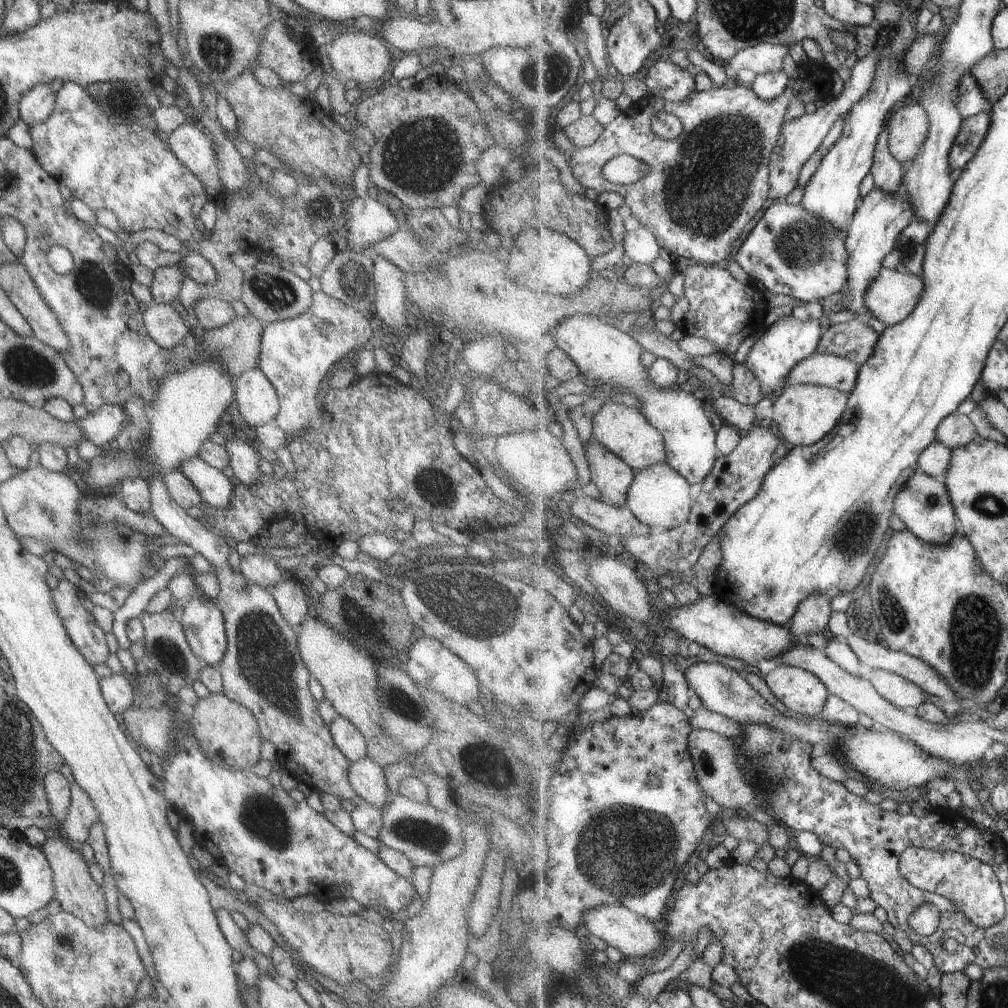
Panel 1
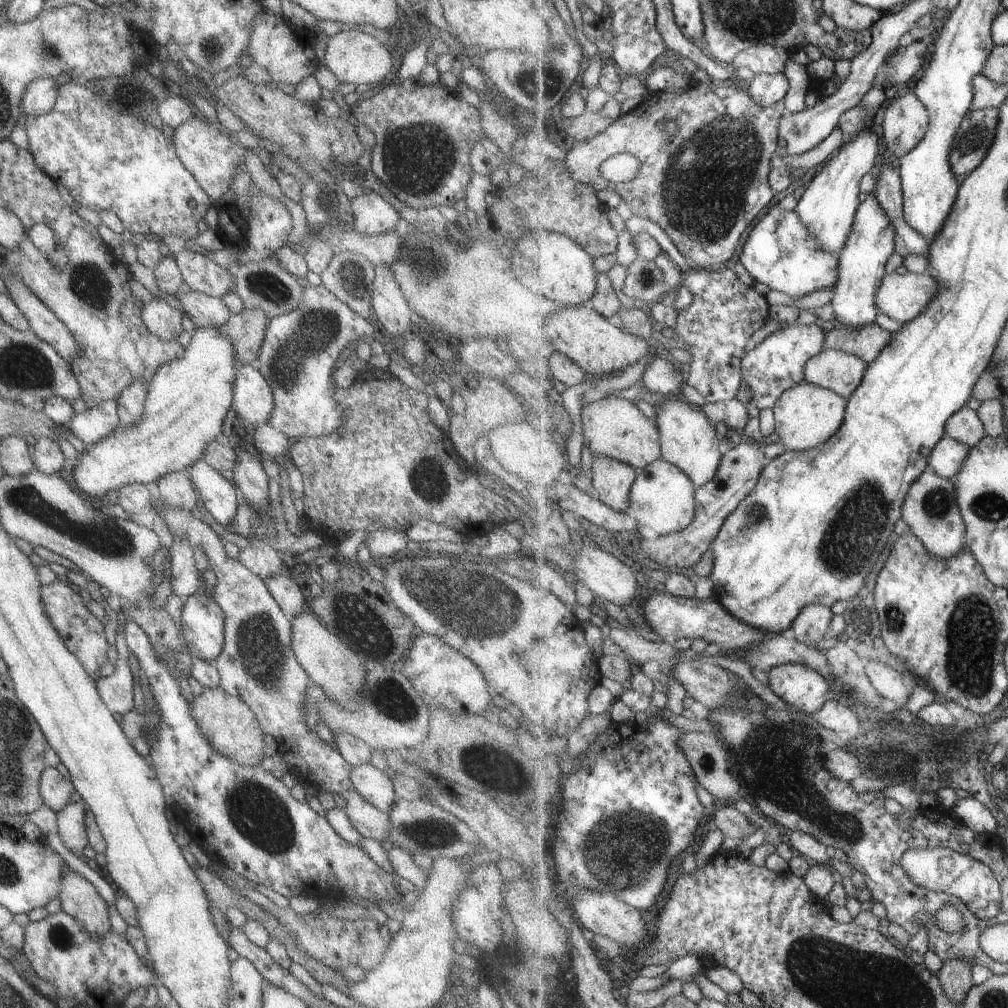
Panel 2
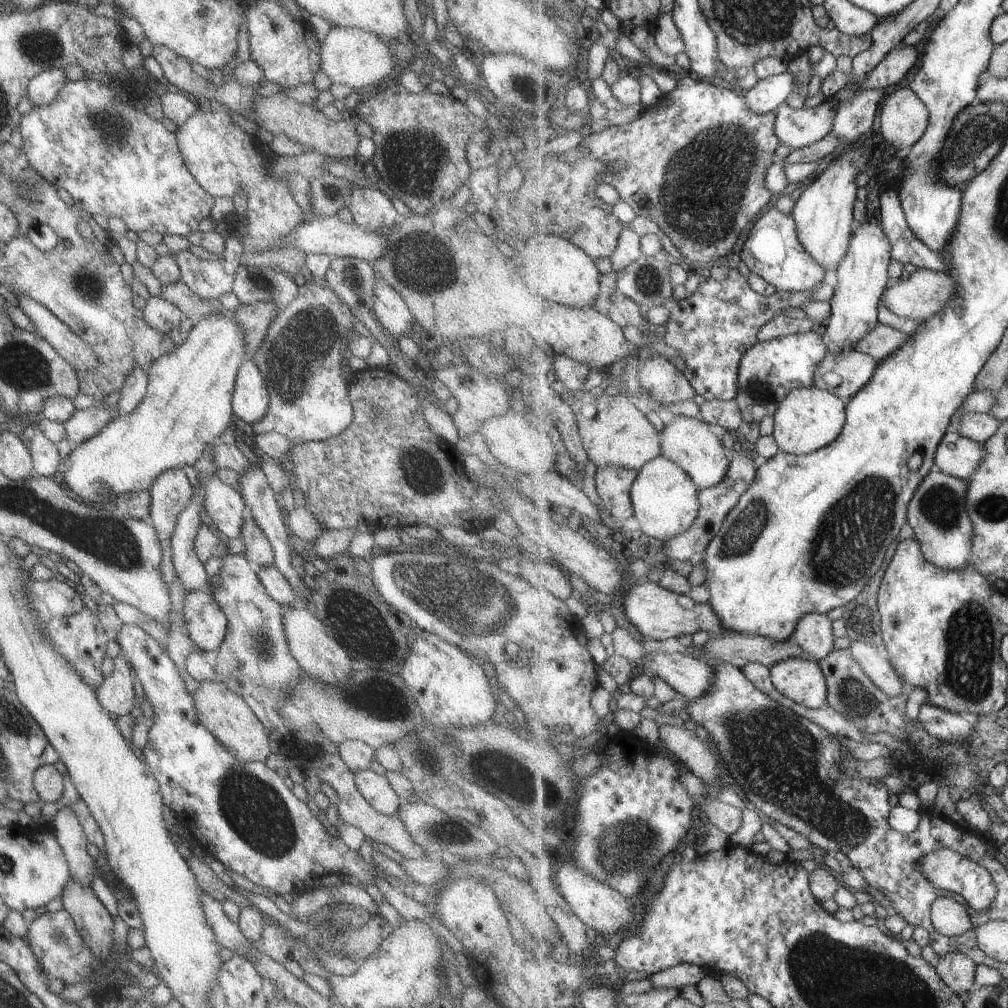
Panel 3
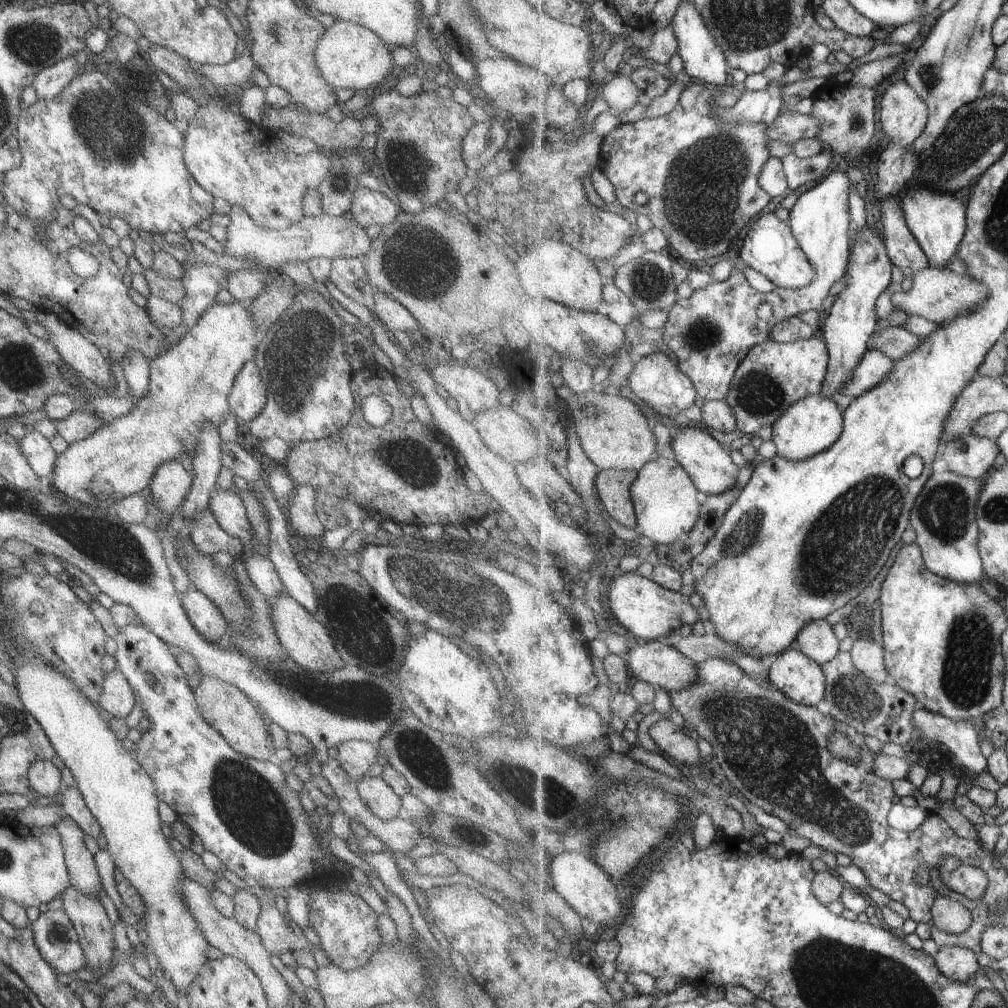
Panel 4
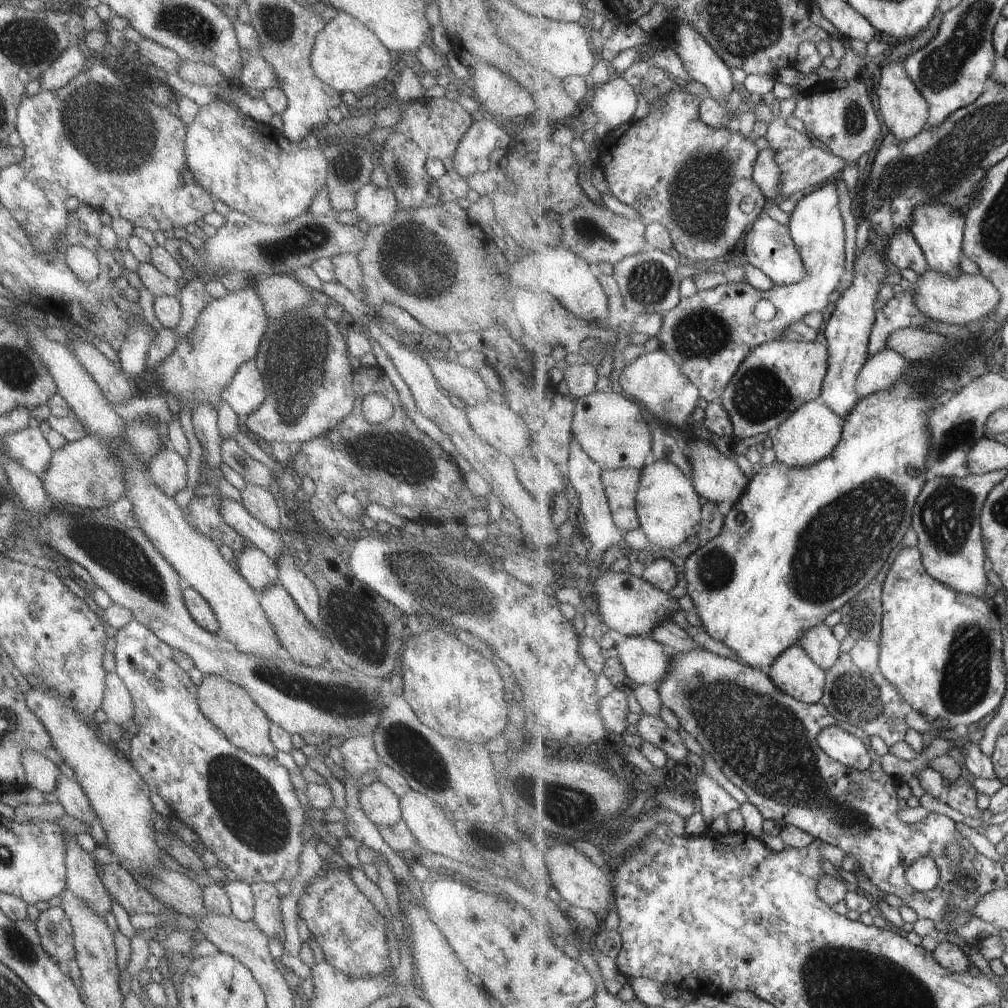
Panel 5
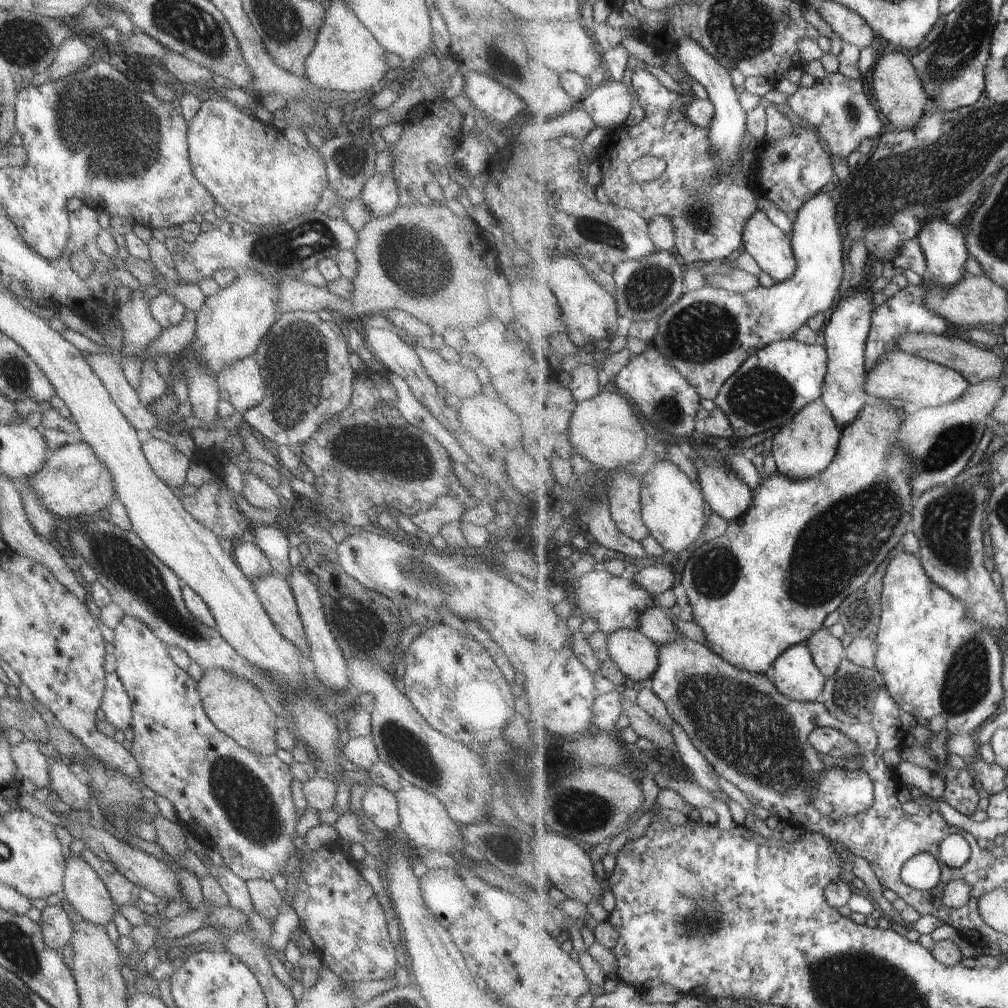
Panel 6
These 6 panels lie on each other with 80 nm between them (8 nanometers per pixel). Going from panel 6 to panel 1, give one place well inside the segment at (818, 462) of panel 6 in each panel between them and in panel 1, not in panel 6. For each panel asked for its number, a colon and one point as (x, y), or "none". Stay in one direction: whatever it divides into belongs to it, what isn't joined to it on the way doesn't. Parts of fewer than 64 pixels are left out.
1: (804, 414)
2: (807, 415)
3: (810, 418)
4: (812, 425)
5: (812, 432)

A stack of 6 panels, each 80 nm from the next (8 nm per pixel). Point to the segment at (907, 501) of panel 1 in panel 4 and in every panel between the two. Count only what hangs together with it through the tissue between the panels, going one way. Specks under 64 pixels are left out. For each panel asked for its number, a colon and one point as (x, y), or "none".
2: (931, 509)
3: (937, 512)
4: (944, 517)

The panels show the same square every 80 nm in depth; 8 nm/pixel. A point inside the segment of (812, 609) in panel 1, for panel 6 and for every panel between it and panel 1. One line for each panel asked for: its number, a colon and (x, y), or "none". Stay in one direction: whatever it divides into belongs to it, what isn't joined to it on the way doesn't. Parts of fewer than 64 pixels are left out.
2: (813, 624)
3: (814, 634)
4: (818, 640)
5: (822, 644)
6: (827, 651)

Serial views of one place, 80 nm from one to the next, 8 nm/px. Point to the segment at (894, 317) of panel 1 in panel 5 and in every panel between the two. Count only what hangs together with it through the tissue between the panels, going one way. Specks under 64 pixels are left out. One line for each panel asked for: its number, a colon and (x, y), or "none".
2: (904, 297)
3: (925, 292)
4: (937, 294)
5: (966, 299)

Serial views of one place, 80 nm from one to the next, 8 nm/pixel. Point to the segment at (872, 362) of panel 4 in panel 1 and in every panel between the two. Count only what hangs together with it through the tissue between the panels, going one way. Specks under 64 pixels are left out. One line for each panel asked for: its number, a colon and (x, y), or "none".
1: (821, 369)
2: (842, 372)
3: (845, 374)

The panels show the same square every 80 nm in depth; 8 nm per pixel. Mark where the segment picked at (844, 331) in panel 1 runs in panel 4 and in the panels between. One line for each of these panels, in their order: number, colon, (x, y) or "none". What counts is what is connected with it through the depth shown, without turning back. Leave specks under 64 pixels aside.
2: (866, 343)
3: (882, 341)
4: (896, 342)

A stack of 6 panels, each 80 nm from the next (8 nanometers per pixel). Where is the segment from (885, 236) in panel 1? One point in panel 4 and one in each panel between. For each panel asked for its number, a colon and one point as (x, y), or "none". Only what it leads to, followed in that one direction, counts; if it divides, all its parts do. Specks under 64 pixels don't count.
2: (863, 263)
3: (863, 276)
4: (852, 320)

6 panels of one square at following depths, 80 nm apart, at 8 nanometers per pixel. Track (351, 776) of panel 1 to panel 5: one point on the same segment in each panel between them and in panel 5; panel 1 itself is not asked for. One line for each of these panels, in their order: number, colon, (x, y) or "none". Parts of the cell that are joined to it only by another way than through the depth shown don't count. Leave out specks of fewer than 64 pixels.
2: (372, 785)
3: (377, 792)
4: (380, 800)
5: (380, 806)

